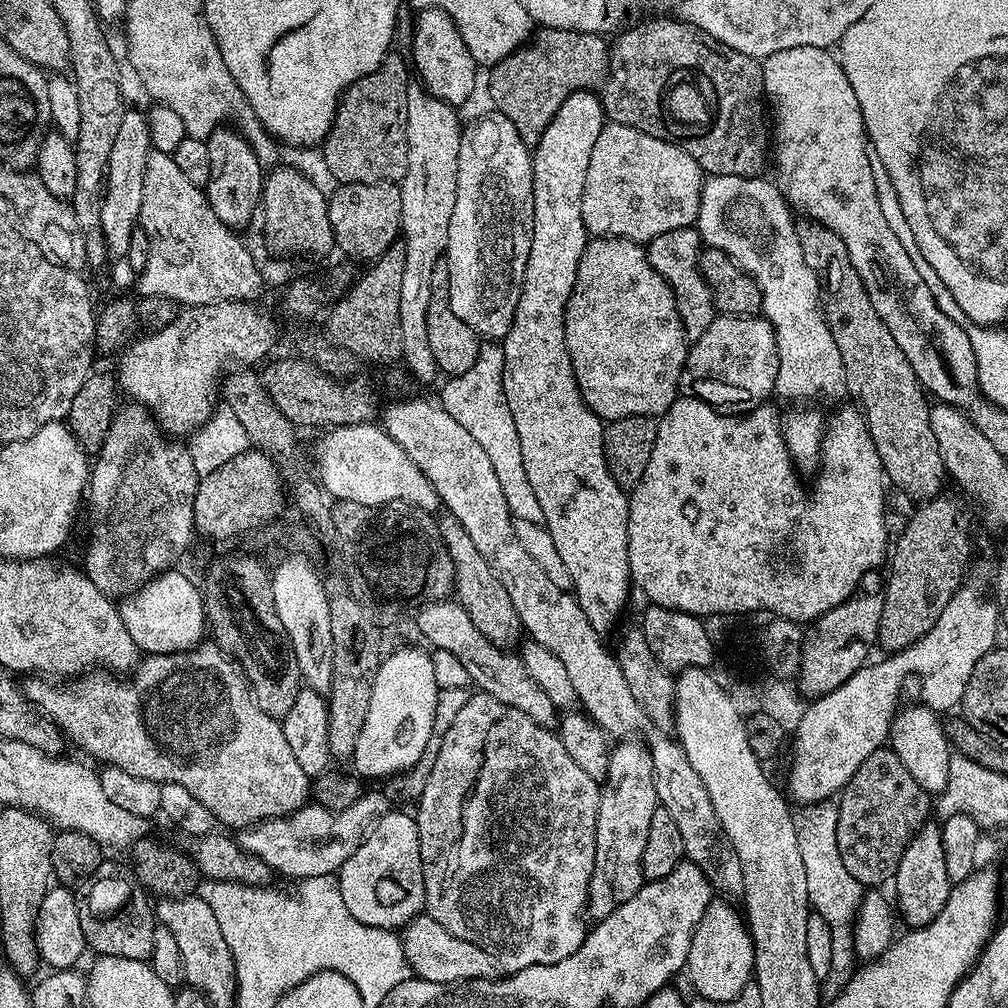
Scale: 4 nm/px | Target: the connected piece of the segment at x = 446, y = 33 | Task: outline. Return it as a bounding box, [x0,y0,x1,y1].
[410,8,478,106]

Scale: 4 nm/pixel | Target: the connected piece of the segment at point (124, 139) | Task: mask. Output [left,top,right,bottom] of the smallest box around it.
[101,111,153,257]

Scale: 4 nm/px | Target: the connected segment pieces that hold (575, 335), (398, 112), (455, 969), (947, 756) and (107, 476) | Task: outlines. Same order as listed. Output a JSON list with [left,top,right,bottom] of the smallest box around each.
[[564,236,690,422],[322,54,410,184],[402,914,490,985],[890,702,954,794],[82,402,198,598]]

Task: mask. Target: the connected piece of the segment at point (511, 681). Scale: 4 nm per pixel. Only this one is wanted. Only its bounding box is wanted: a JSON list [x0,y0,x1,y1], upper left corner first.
[415,599,558,729]

